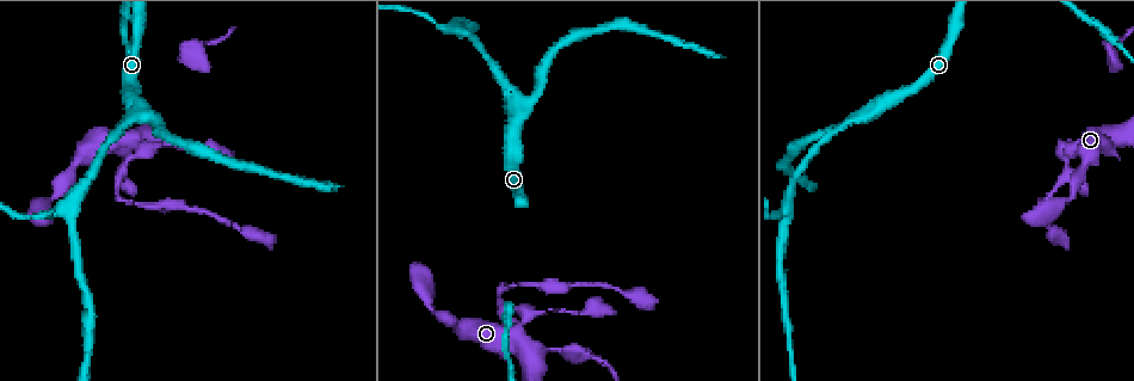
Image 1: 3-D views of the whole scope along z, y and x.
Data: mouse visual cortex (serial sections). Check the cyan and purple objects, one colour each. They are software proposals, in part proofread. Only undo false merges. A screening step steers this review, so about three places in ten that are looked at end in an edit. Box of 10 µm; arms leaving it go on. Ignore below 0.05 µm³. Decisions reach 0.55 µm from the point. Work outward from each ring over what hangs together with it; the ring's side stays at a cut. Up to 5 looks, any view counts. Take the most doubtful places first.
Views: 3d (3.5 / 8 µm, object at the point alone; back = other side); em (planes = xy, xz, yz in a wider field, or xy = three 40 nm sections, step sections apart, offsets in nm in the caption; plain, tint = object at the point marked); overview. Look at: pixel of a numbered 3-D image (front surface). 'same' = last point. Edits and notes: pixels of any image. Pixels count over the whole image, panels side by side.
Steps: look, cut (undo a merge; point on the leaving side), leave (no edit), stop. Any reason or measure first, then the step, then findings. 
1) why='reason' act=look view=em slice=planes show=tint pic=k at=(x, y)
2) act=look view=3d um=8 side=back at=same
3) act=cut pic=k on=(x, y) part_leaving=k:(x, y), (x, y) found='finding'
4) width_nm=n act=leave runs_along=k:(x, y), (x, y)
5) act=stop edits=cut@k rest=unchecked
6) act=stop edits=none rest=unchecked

why='calibre changes' act=look view=em slice=planes show=tint pic=1 at=(137, 114)

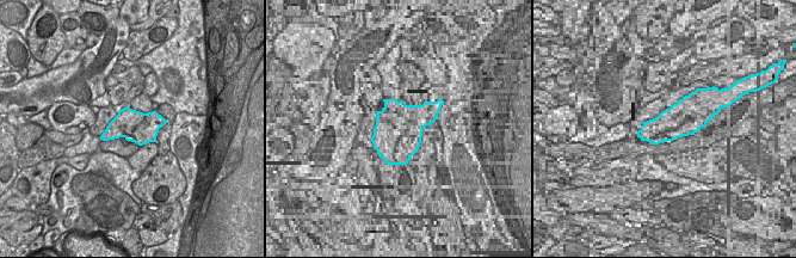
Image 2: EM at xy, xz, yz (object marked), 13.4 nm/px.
why='see where the arms go' act=look view=3d um=3.5 at=same

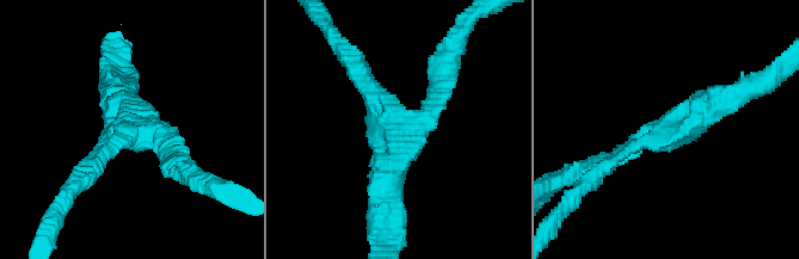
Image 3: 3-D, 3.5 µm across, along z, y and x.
act=leave runs_along=3:(721, 98), (604, 167) found='continuous, no second cell'

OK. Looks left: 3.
act=look view=3d um=3.5 side=back pic=1 at=(68, 208)

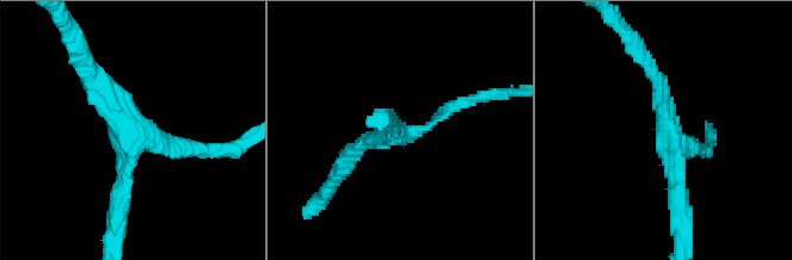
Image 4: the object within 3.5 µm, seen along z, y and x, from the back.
act=leave runs_along=4:(86, 70), (127, 132), (120, 210) found='all the same cell'

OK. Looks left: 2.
act=stop edits=none rest=unchecked

